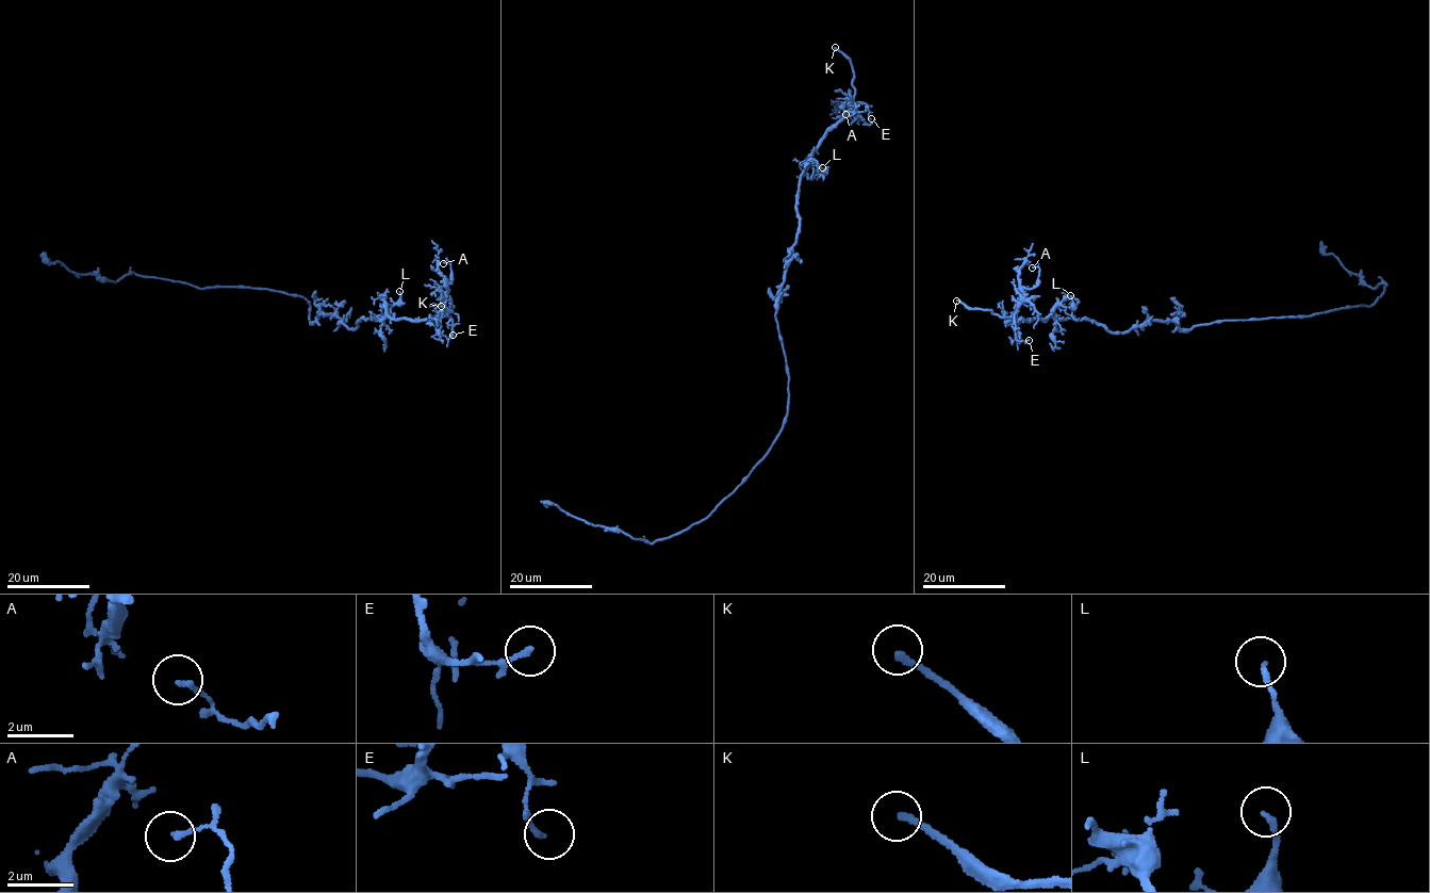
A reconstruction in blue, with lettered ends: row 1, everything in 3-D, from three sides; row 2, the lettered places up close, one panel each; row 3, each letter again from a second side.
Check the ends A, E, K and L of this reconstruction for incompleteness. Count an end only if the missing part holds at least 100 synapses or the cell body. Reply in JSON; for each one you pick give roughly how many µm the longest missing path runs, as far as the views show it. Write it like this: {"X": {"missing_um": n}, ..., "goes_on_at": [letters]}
{"K": {"missing_um": 60}, "goes_on_at": ["K"]}

